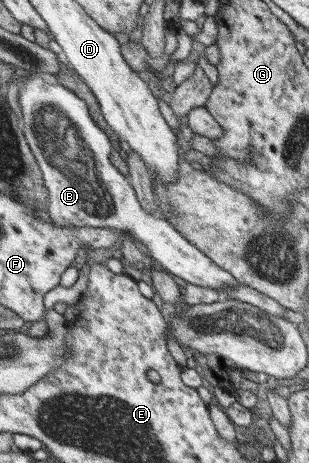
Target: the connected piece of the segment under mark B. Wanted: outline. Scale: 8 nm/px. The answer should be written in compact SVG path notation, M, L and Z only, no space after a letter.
M27 74L18 90L18 106L23 138L48 192L49 219L60 227L76 225L116 229L125 234L134 232L149 258L188 284L214 290L239 284L231 273L200 252L169 221L154 218L138 204L138 197L134 196L126 178L110 164L108 154L112 148L106 134L96 128L80 98L62 86L46 84L38 74Z

